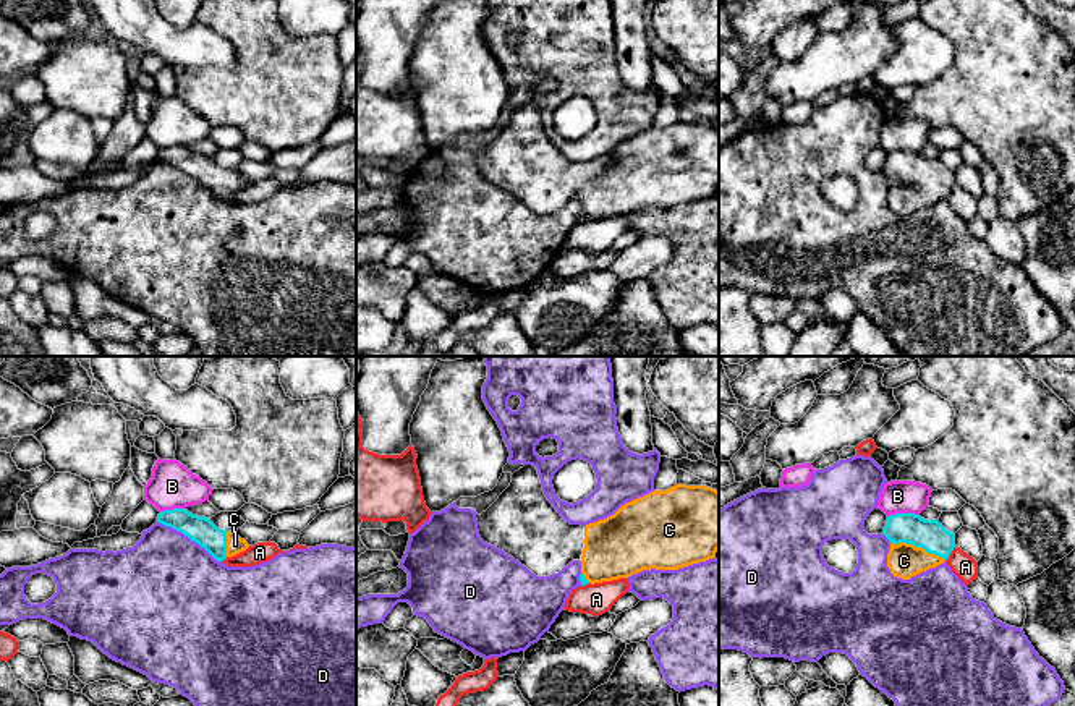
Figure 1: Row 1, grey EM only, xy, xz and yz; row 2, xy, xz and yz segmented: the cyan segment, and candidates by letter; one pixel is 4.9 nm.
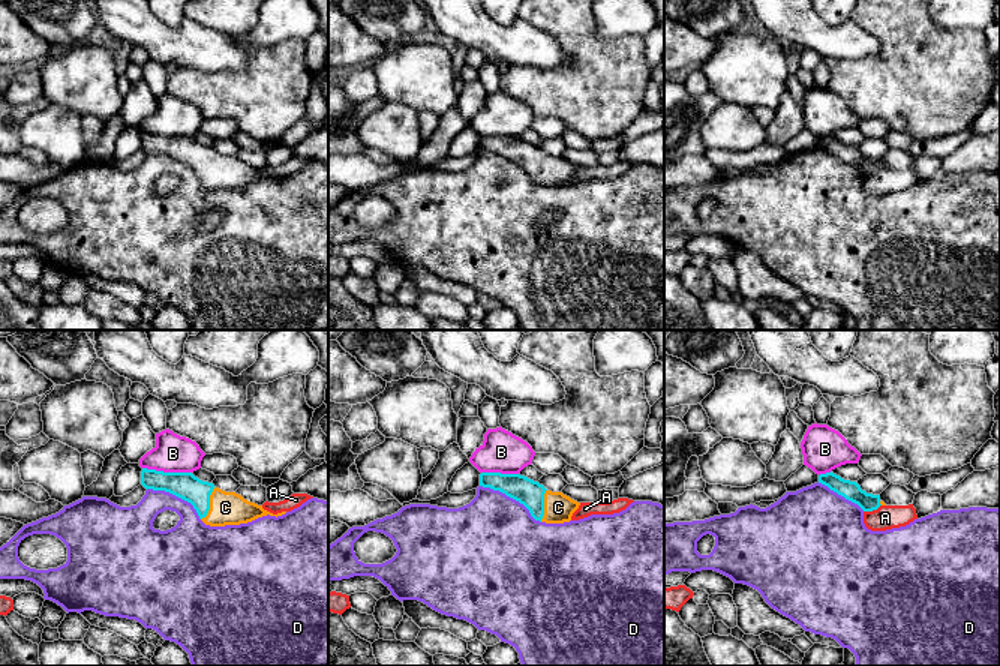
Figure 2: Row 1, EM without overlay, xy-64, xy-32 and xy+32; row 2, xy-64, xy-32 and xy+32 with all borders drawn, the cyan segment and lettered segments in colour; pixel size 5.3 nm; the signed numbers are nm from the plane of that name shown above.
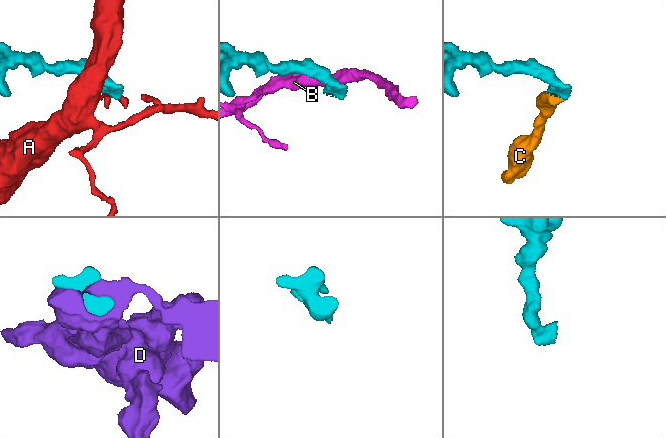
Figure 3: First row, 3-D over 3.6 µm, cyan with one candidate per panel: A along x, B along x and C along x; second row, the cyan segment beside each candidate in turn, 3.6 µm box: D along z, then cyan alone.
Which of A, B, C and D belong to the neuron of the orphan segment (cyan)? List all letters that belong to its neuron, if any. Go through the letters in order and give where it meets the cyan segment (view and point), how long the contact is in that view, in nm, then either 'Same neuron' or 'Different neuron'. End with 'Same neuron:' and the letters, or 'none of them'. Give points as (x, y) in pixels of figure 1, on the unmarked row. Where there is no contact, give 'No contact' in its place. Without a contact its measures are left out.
A: Touches cyan at yz (949, 191). Shared border 90 nm. Different neuron
B: Touches cyan at yz (902, 151). Shared border 160 nm. Different neuron
C: Touches cyan at yz (918, 183). Shared border 280 nm. Same neuron
D: Touches cyan at xy (190, 175). Shared border 380 nm. Different neuron
Same neuron: C

